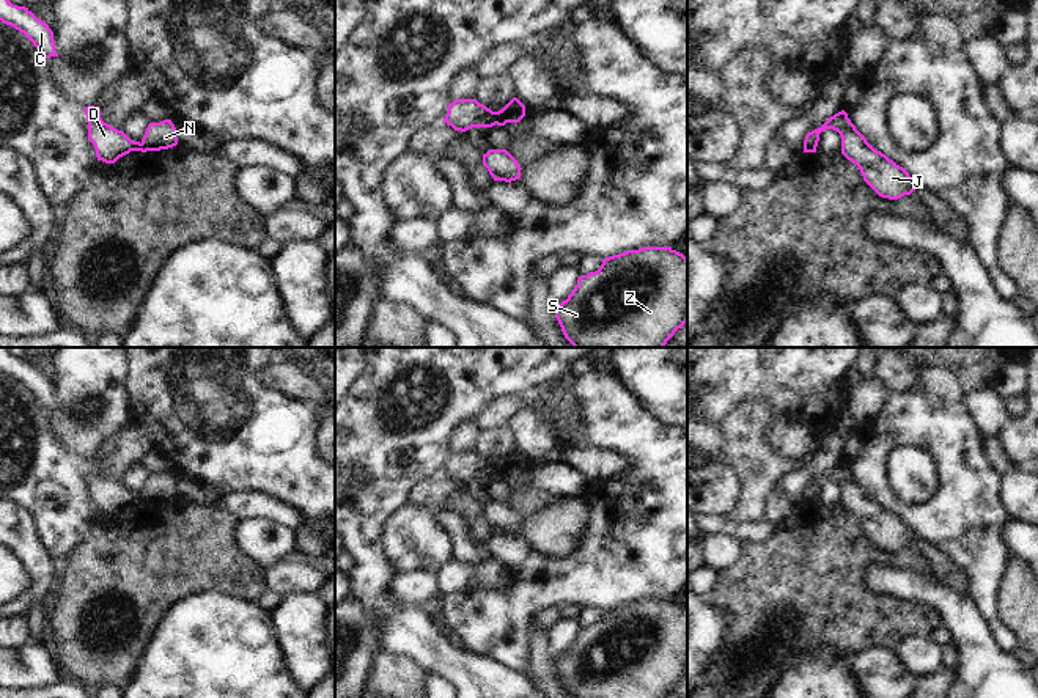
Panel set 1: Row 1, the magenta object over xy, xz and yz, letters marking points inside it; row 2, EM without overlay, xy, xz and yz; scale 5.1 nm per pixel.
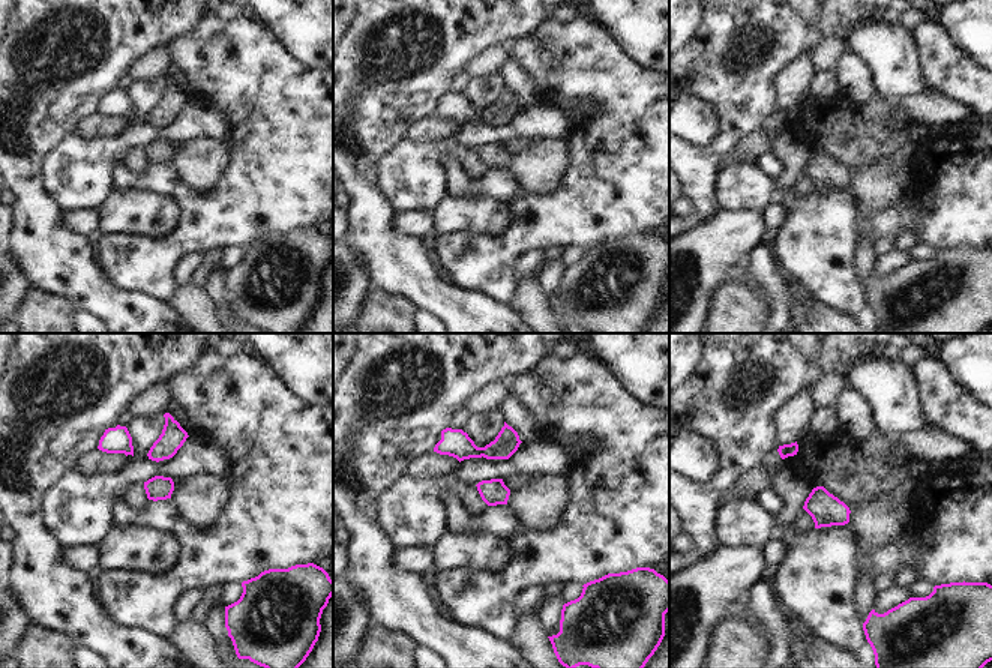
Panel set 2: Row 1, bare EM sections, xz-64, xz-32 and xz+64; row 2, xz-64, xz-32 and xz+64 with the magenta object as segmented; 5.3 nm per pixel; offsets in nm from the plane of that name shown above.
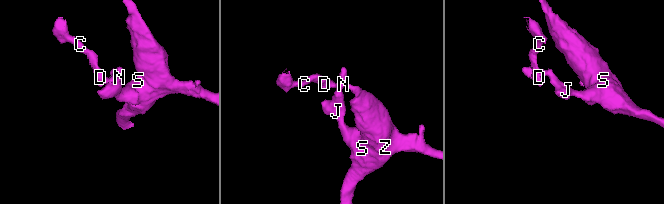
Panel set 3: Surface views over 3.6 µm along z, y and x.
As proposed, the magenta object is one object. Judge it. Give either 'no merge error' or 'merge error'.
merge error

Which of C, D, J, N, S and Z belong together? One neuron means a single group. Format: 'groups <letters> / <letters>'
groups C D / J N S Z

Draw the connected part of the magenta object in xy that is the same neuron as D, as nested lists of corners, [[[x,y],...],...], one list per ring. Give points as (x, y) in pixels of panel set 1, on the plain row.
[[[88,457],[83,462],[88,475],[88,492],[94,497],[98,512],[115,516],[131,503],[143,505],[140,494],[131,492],[123,483],[102,473],[101,461]]]

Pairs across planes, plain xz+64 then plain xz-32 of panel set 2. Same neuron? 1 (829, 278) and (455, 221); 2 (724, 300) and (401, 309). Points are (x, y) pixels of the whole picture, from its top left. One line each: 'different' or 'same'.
1: different
2: same

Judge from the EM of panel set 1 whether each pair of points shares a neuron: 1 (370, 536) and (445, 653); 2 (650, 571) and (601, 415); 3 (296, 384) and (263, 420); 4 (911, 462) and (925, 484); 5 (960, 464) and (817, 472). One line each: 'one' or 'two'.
1: one
2: one
3: two
4: one
5: two

